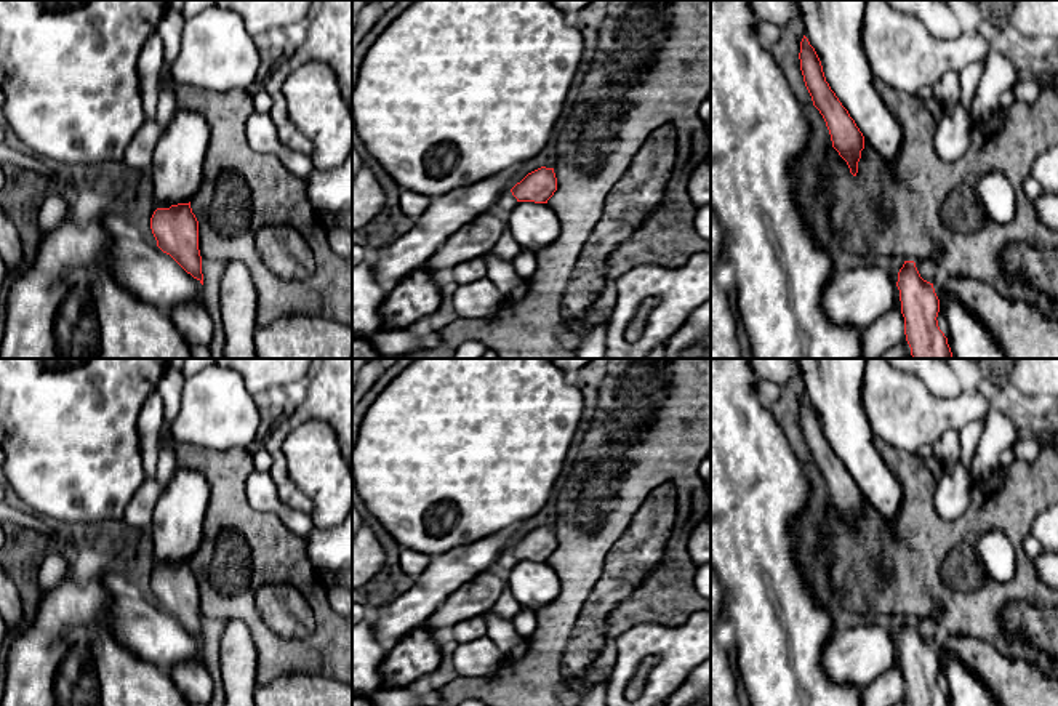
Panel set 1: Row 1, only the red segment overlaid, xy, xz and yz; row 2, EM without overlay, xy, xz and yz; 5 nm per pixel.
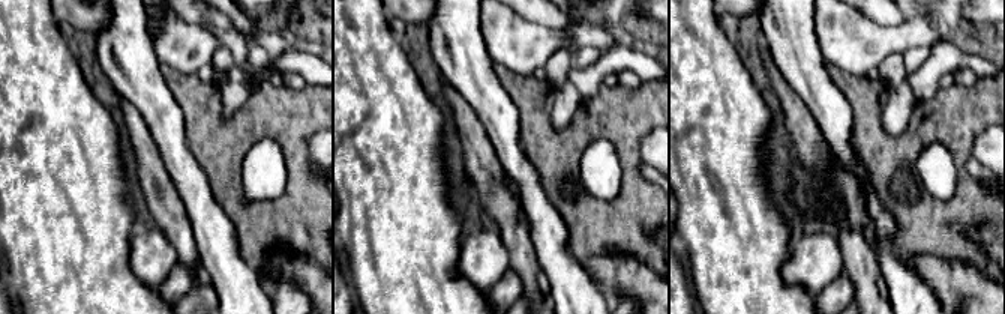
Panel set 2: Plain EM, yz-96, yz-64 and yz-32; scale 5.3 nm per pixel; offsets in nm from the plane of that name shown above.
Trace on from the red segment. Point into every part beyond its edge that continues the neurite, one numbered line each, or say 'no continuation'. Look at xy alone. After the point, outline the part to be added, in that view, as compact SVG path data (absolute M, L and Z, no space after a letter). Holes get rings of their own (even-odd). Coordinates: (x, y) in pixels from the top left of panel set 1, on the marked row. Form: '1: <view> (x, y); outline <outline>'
no continuation

